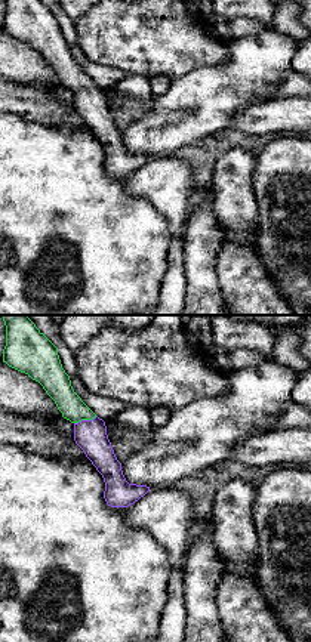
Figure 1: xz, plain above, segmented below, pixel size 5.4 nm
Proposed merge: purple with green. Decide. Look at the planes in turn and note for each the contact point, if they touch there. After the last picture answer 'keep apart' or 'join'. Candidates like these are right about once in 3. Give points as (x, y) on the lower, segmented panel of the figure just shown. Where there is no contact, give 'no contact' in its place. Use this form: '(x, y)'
(85, 420)

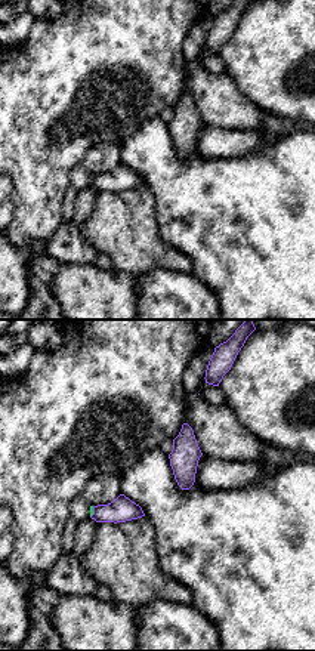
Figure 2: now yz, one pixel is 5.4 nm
(93, 512)

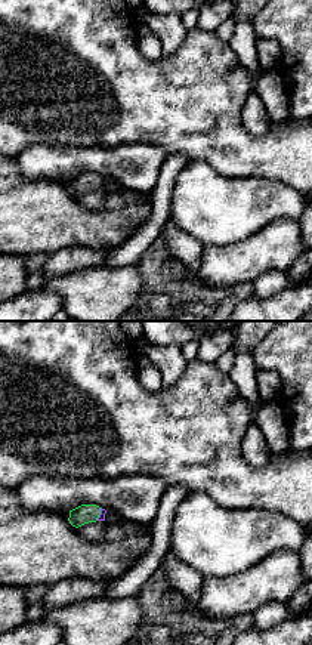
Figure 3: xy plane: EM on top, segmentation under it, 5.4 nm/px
(101, 514)

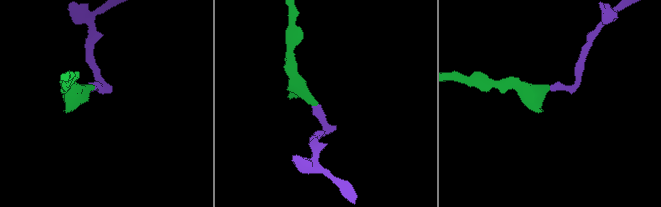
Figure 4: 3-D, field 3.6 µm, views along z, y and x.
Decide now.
join

